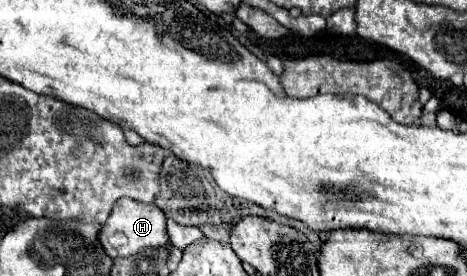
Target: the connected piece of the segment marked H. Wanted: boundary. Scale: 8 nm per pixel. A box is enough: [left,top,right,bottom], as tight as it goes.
[100,198,168,258]

